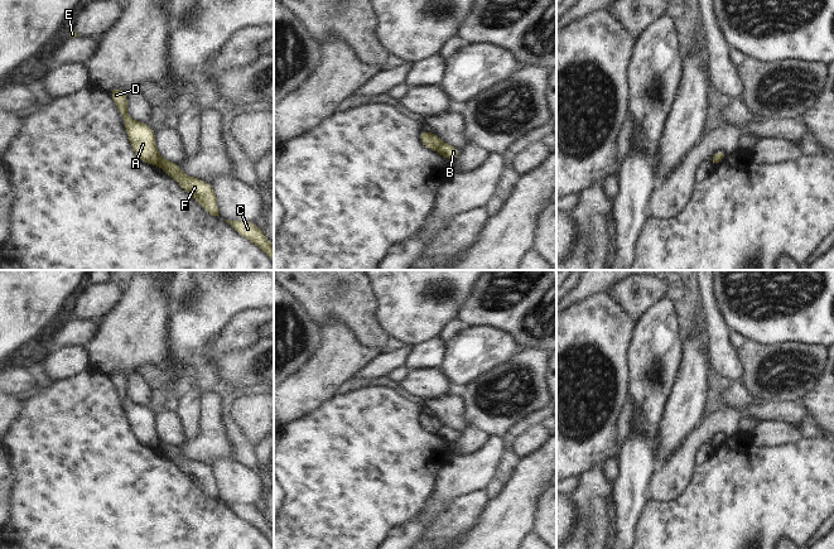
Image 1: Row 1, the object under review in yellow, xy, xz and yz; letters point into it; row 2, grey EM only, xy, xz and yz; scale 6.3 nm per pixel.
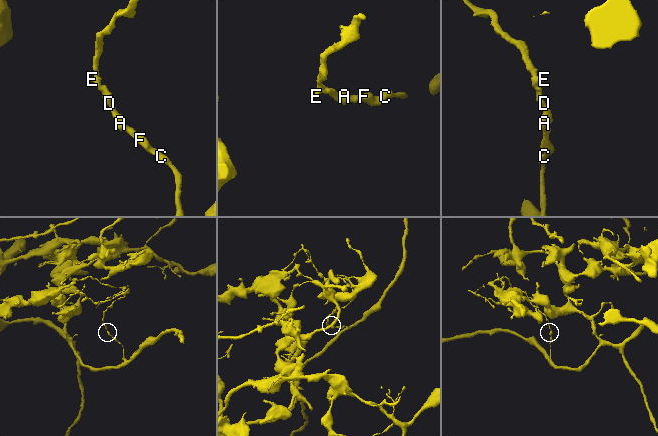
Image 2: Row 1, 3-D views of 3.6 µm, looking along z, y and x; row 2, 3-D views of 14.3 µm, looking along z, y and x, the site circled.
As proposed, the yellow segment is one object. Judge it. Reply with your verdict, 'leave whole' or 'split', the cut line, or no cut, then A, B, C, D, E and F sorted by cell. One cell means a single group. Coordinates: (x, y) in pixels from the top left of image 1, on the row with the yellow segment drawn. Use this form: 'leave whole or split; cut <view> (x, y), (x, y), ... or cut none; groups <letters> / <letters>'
split; cut xy (159, 157), (157, 164); groups A D E / B C F

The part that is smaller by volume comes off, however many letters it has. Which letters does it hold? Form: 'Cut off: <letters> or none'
Cut off: A, D, E

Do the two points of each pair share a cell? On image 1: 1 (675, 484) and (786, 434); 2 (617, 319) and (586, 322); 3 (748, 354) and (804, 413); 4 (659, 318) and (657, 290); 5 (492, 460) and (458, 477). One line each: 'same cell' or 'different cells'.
1: different cells
2: same cell
3: different cells
4: different cells
5: same cell

